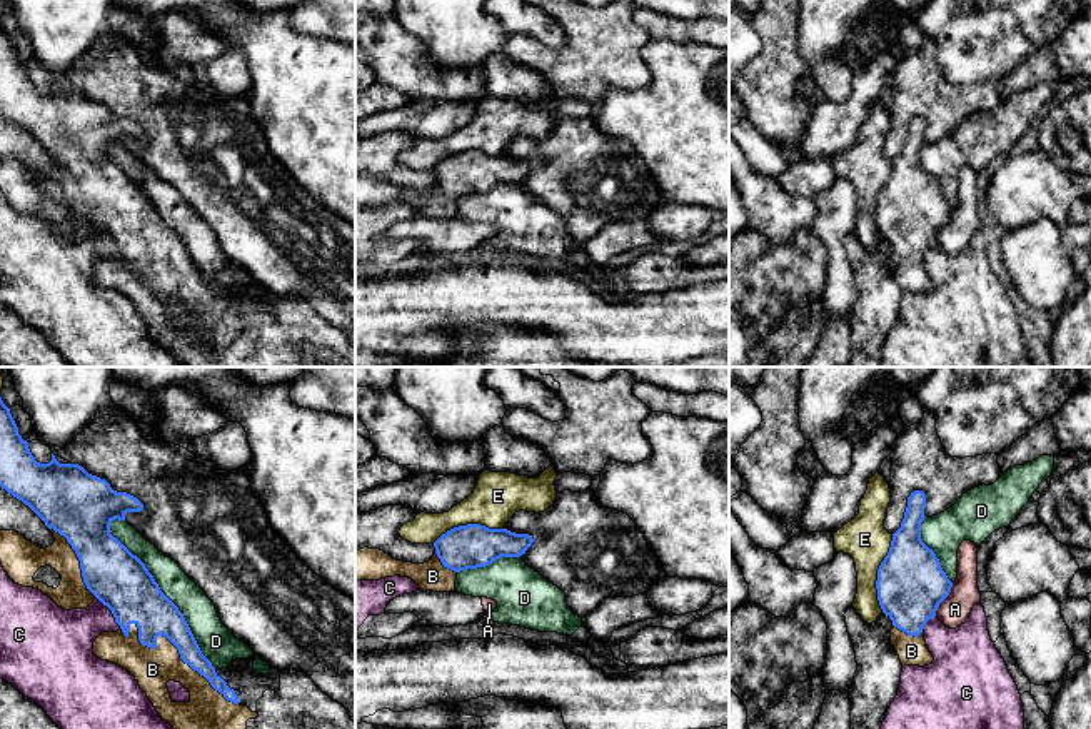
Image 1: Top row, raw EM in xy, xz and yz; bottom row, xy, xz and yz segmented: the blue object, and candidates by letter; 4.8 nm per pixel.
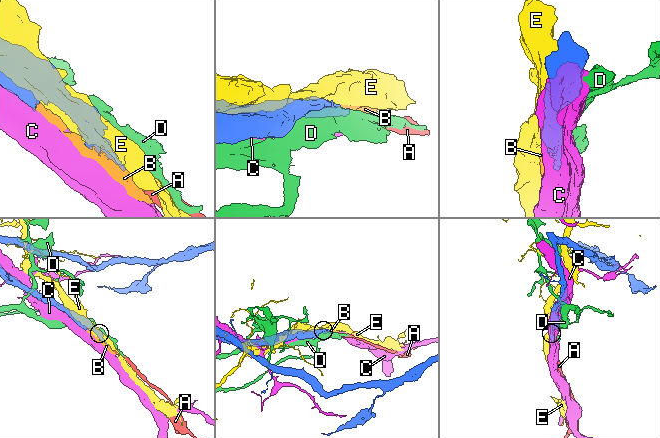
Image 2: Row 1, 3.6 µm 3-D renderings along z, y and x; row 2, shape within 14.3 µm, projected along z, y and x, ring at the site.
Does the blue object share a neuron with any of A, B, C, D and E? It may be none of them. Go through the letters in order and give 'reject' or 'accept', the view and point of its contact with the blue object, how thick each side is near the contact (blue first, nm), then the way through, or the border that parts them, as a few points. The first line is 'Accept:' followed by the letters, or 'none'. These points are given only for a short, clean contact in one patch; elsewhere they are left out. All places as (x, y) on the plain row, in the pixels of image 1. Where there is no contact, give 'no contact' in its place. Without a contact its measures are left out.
Accept: B
A: reject | yz (945, 224) | 340/150 nm
B: accept | xy (169, 266) | 240/190 nm
C: reject | xy (112, 239) | 280/260 nm
D: reject | xy (162, 219) | 280/160 nm
E: reject | yz (878, 199) | 340/220 nm

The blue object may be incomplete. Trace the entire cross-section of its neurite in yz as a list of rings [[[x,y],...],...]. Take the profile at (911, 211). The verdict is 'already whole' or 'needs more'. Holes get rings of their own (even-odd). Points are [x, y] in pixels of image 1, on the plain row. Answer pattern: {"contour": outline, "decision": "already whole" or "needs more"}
{"contour": [[[914,117],[901,153],[877,195],[877,227],[892,247],[891,272],[904,292],[929,292],[934,284],[926,274],[924,252],[936,244],[939,230],[949,222],[948,205],[934,177],[921,165],[926,120]]], "decision": "needs more"}

